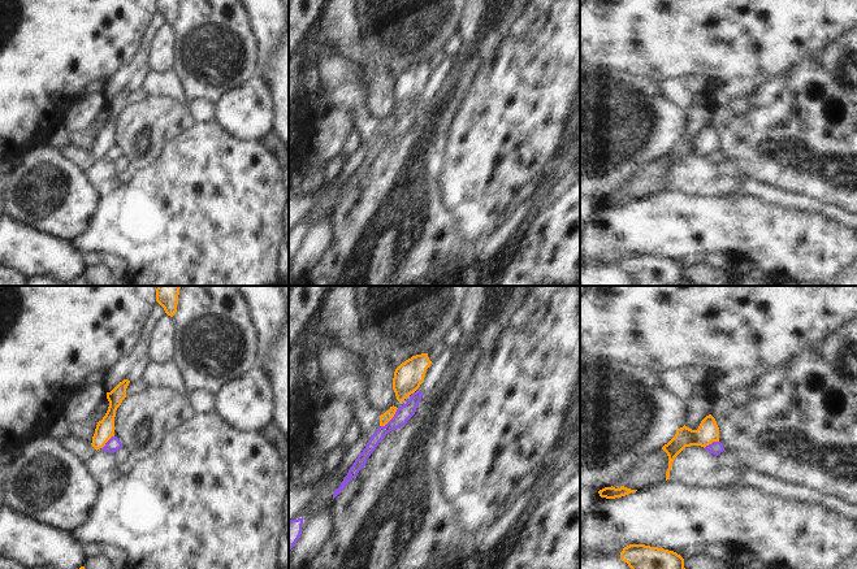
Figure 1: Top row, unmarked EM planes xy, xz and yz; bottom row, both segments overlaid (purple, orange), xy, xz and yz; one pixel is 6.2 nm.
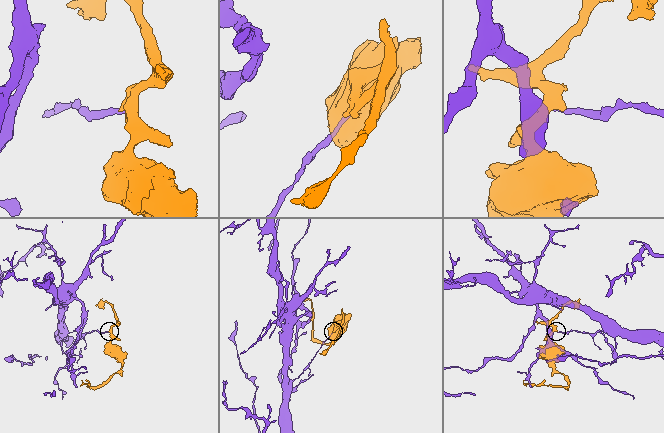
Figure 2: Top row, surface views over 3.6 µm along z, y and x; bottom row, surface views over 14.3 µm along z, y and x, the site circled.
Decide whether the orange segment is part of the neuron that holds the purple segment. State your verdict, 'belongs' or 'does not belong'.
does not belong

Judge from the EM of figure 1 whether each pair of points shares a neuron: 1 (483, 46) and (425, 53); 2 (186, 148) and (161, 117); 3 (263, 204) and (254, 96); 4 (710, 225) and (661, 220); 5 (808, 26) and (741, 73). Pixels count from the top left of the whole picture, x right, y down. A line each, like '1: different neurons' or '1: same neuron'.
1: different neurons
2: different neurons
3: different neurons
4: same neuron
5: same neuron

